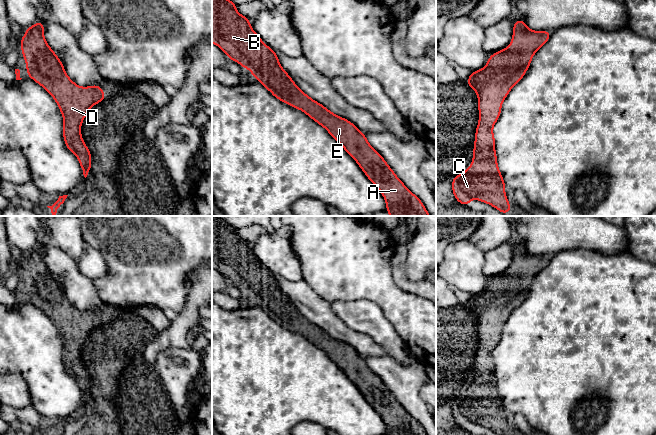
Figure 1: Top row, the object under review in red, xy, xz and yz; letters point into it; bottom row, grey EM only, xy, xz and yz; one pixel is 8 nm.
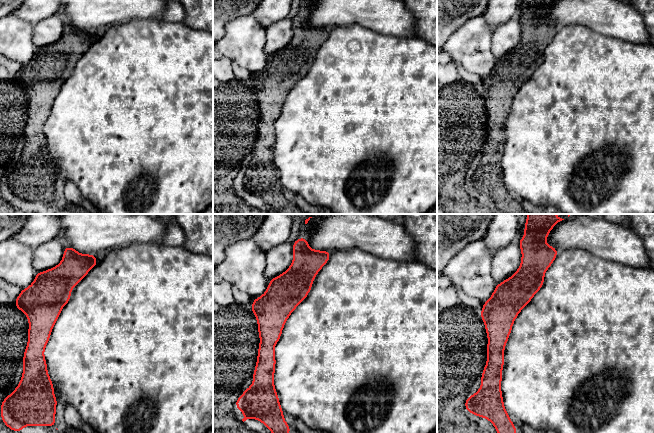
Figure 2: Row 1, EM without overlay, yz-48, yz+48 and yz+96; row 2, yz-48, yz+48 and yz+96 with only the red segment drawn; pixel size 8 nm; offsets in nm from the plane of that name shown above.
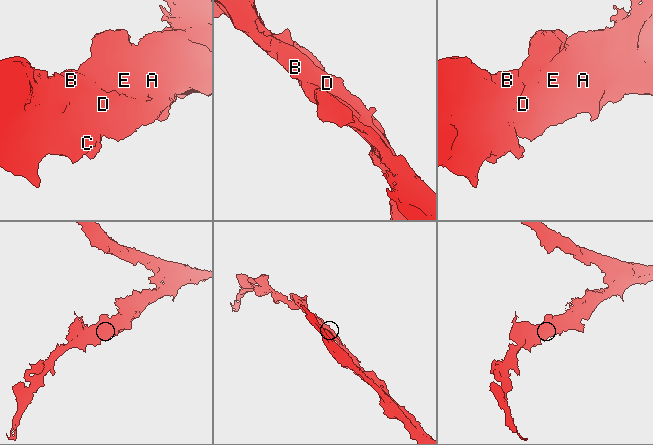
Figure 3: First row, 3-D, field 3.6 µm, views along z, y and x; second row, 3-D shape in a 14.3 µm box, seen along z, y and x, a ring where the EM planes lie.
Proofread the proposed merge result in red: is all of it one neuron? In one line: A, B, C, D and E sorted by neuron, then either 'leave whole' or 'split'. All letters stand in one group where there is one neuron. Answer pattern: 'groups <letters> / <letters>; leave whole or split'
groups A B C D E; leave whole

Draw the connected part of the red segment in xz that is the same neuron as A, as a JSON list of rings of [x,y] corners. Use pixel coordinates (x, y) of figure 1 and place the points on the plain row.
[[[212,216],[212,267],[217,269],[228,280],[229,284],[234,284],[243,292],[249,293],[250,297],[275,322],[295,333],[300,333],[324,351],[381,416],[386,425],[386,435],[427,435],[422,425],[404,409],[384,382],[368,367],[364,357],[352,346],[335,339],[298,312],[289,298],[281,291],[276,276],[265,269],[249,246],[249,242],[238,237],[234,226],[228,224],[220,216]]]

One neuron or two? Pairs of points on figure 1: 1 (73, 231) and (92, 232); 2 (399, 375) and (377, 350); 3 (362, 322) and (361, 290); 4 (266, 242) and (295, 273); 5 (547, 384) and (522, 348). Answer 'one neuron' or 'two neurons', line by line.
1: two neurons
2: two neurons
3: two neurons
4: one neuron
5: one neuron

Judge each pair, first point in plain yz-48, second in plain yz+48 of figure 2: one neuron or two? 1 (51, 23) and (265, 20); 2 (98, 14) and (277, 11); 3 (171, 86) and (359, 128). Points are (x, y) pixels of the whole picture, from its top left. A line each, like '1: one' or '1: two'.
1: two
2: two
3: one

